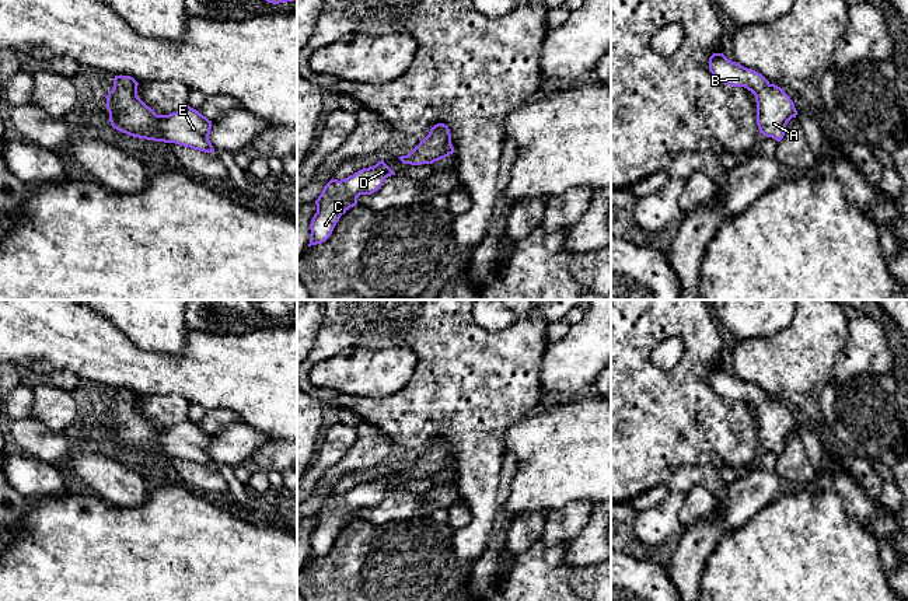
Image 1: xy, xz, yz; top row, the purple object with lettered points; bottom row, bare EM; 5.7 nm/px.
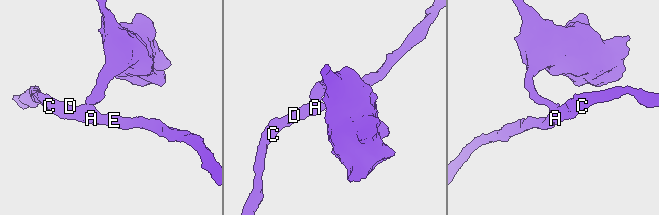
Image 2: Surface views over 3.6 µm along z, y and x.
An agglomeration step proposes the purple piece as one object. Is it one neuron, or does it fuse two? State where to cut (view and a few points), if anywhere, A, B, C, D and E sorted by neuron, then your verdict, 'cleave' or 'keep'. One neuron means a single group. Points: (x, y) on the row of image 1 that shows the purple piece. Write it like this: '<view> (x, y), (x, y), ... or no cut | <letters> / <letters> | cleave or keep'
no cut | A B C D E | keep

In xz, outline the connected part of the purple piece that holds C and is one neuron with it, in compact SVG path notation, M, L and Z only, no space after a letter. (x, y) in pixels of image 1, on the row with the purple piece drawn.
M381 160L376 165L359 170L345 179L338 181L332 178L315 200L317 213L310 224L308 247L325 242L340 216L357 205L357 198L377 192L383 182L394 174Z

